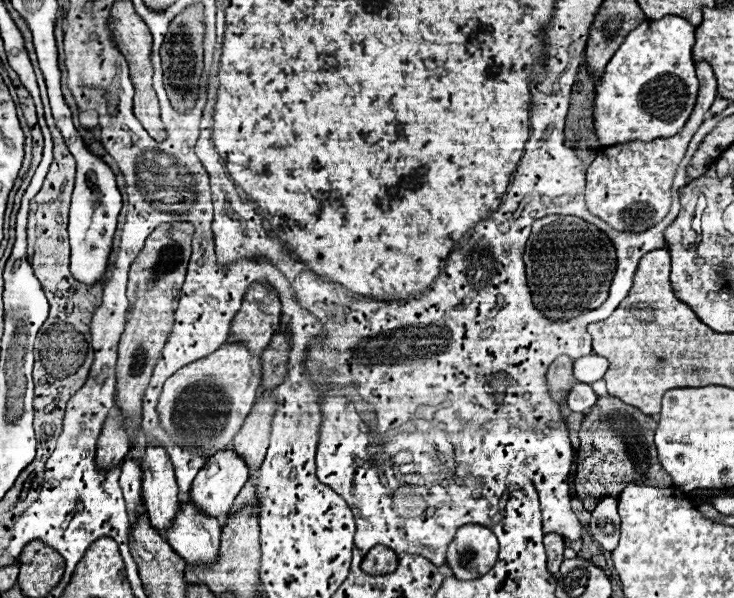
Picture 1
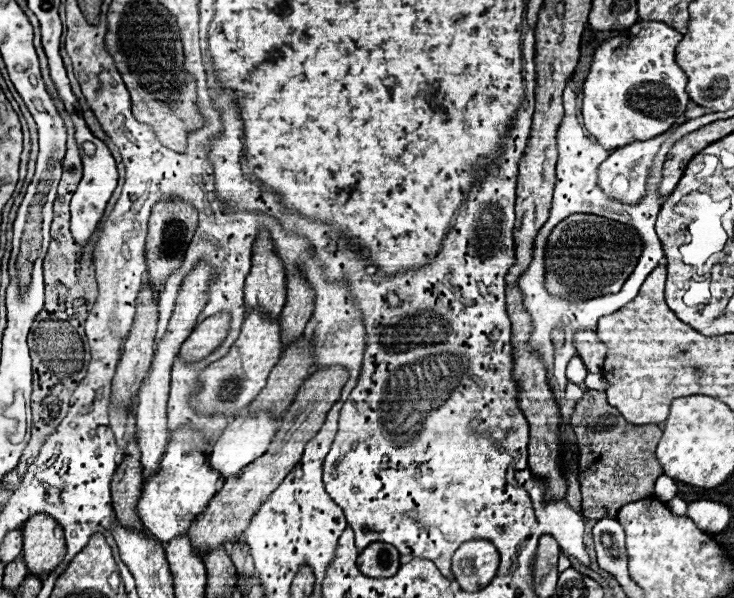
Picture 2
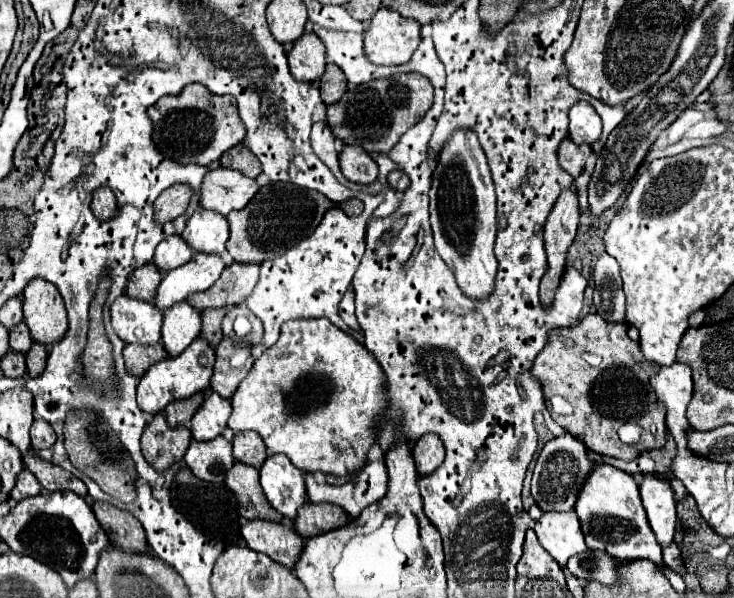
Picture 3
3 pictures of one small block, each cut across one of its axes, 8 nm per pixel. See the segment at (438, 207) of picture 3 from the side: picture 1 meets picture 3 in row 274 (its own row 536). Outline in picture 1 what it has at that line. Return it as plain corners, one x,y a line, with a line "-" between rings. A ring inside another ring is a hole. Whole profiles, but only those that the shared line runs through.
468,524
458,528
448,546
446,564
460,580
476,580
484,576
498,558
498,540
486,526

